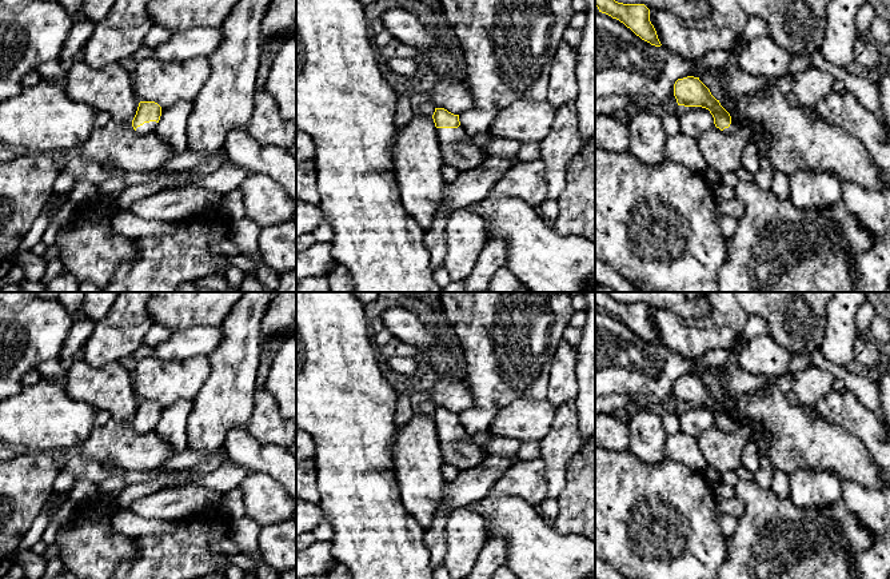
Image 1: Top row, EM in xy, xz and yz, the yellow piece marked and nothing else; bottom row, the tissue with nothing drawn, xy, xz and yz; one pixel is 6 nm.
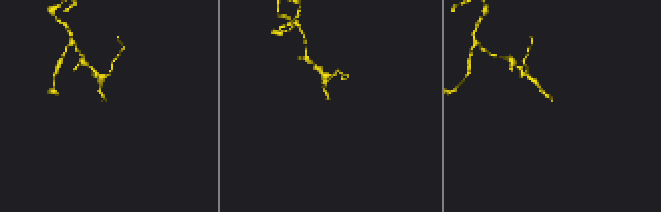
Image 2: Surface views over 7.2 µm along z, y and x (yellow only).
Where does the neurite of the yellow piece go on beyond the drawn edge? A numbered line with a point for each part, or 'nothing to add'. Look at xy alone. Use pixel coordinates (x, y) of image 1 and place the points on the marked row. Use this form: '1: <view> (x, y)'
1: xy (146, 128)

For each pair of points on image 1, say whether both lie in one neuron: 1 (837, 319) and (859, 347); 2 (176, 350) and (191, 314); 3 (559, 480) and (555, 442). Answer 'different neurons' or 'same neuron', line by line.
1: different neurons
2: different neurons
3: same neuron

